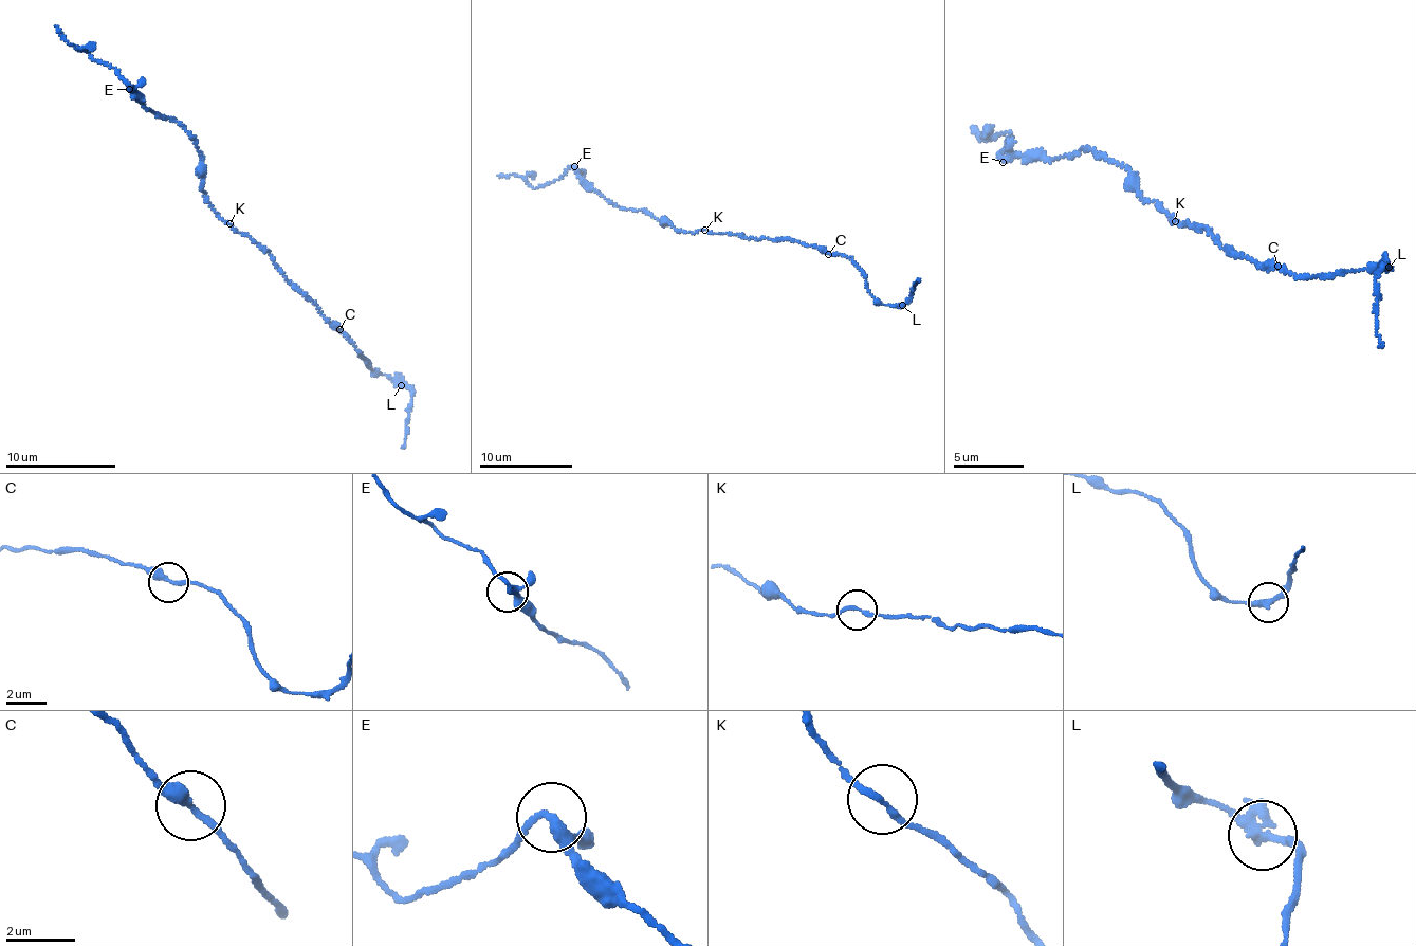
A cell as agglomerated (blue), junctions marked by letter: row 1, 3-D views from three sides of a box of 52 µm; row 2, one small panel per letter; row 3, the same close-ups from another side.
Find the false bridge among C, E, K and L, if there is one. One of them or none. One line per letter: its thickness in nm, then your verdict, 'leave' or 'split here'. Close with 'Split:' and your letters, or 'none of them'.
C: 320 nm | leave
E: 240 nm | leave
K: 170 nm | leave
L: 280 nm | leave
Split: none of them

